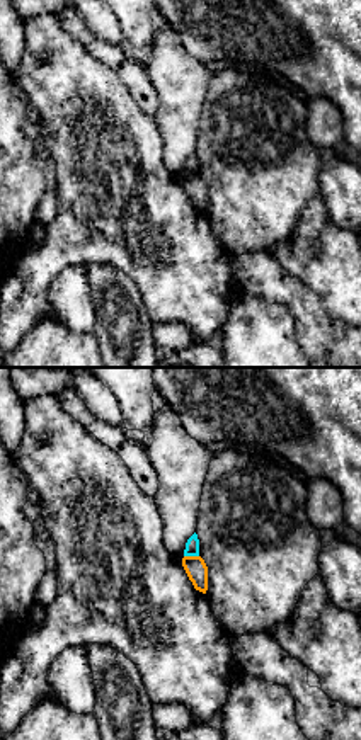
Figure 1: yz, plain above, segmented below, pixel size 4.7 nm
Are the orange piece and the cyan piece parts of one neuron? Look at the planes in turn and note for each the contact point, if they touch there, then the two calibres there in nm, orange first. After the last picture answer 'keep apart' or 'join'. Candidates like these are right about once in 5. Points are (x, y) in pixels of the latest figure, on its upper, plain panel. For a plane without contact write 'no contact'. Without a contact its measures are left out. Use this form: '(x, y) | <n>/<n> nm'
(191, 176) | 100/60 nm

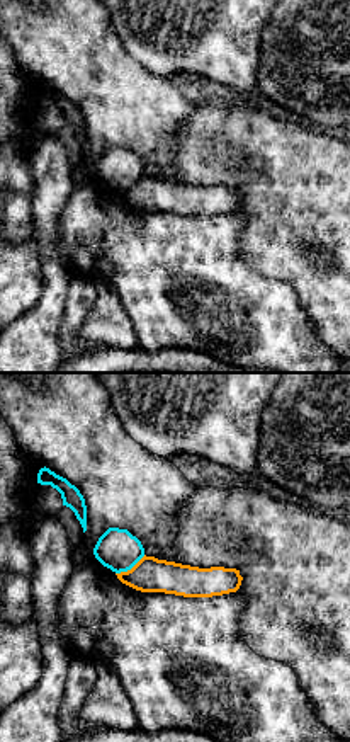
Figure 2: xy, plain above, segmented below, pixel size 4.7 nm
(131, 188) | 160/190 nm

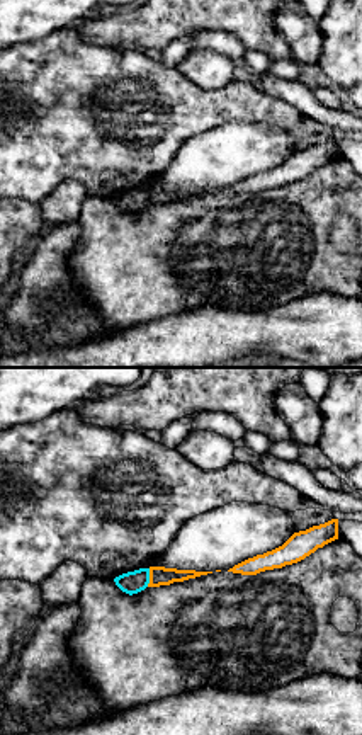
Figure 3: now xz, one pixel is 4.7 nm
(150, 196) | 100/110 nm

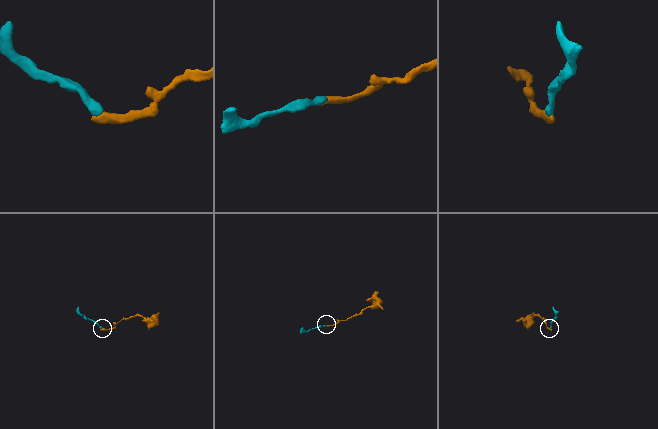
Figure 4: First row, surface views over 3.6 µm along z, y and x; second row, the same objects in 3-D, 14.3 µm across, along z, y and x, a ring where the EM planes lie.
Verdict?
keep apart

